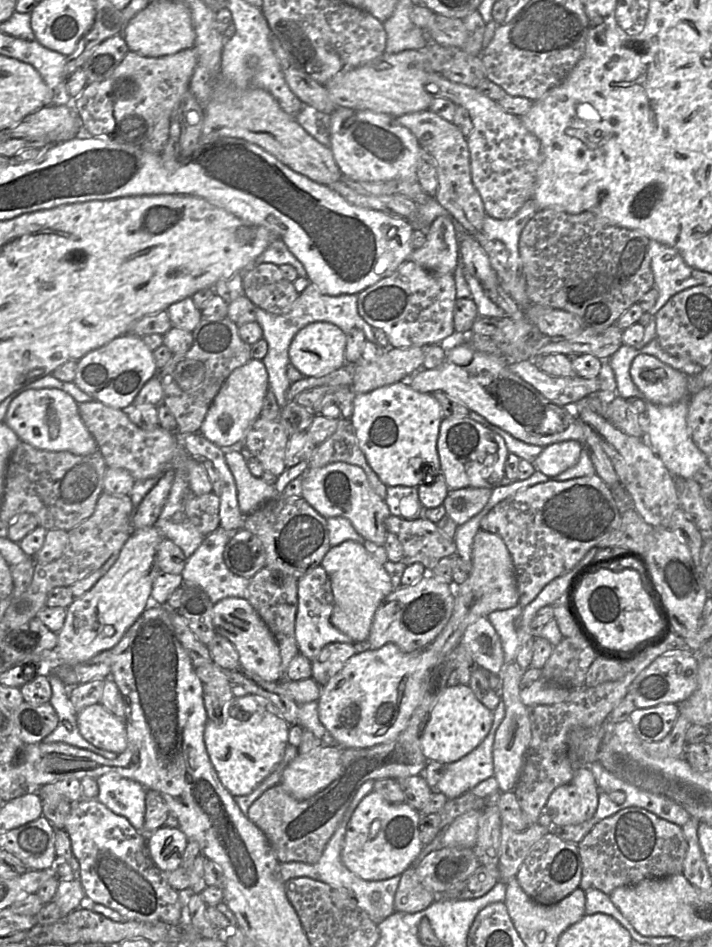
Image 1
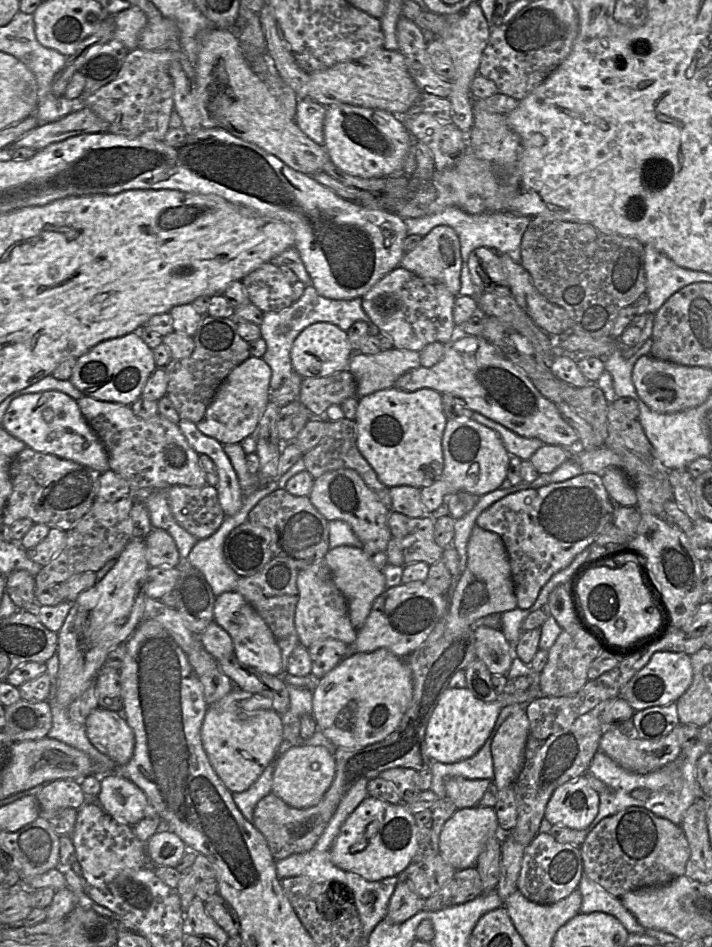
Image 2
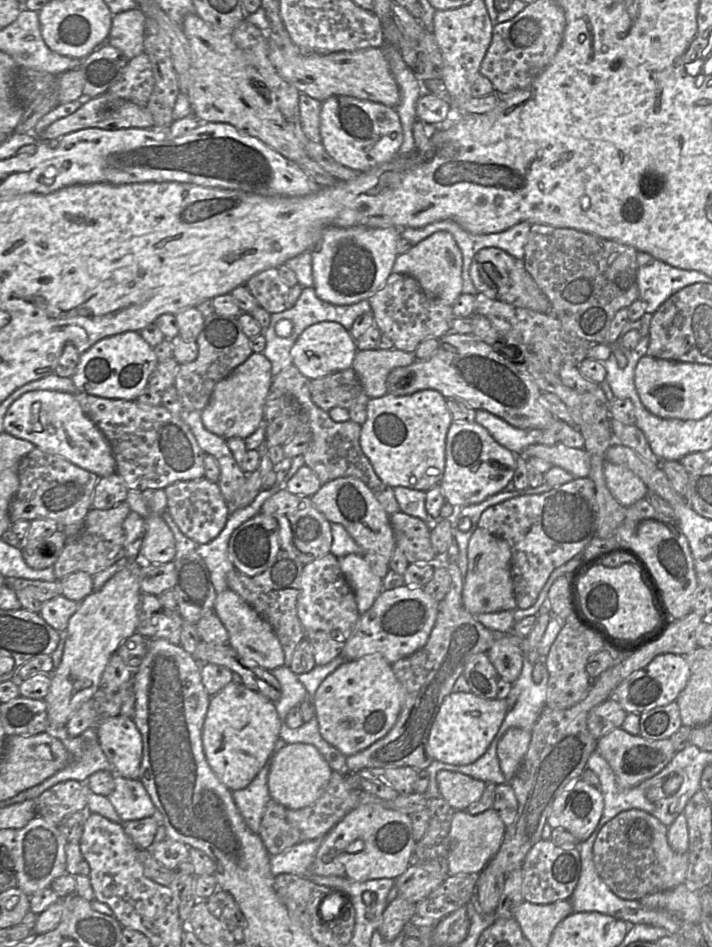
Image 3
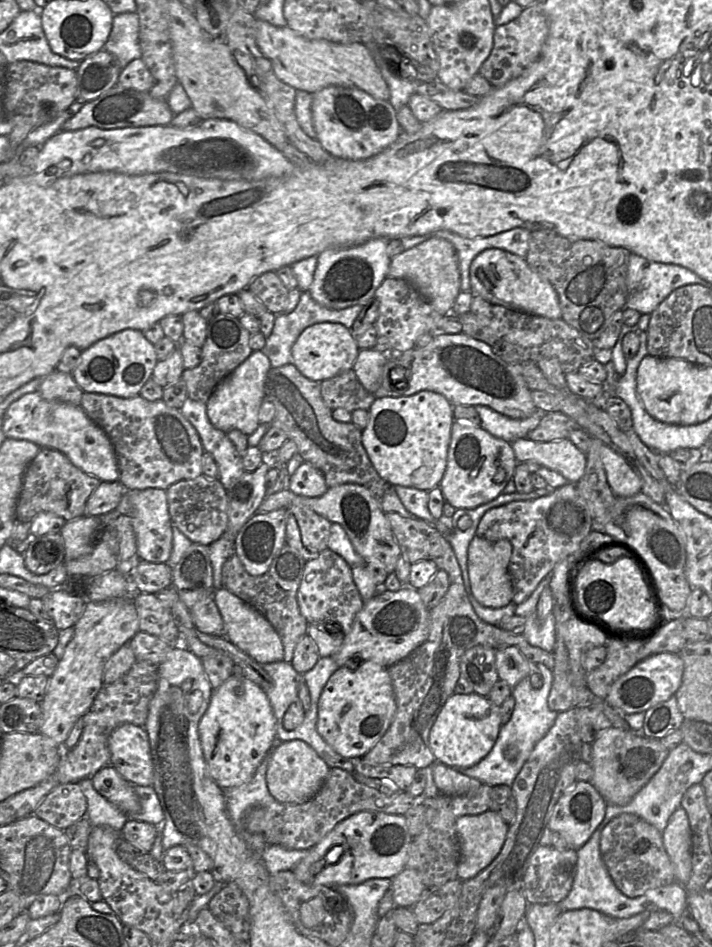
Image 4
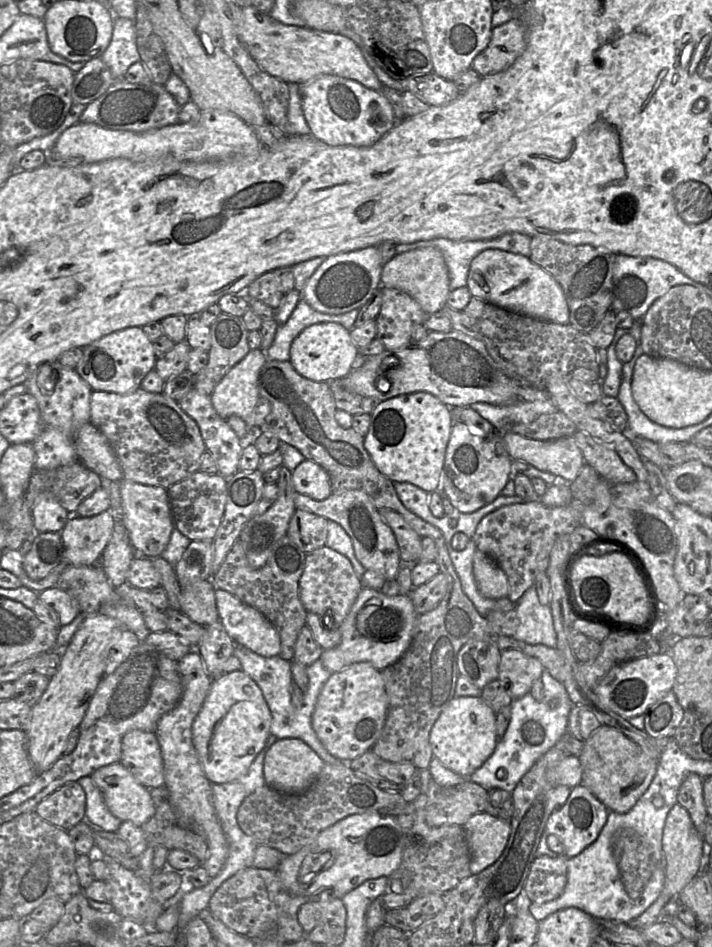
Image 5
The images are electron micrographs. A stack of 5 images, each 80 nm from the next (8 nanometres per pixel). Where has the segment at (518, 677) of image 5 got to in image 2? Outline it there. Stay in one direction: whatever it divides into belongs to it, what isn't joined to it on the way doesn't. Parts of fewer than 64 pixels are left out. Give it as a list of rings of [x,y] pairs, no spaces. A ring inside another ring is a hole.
[[[475,626],[476,657],[483,661],[492,675],[506,675],[515,655],[501,630],[486,626]]]

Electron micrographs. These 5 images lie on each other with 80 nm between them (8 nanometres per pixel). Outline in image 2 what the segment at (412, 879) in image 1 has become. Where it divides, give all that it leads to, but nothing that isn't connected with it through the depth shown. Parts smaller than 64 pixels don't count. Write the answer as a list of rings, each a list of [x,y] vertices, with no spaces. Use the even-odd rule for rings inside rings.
[[[401,880],[389,900],[384,919],[394,924],[403,923],[419,911],[424,910],[424,902],[425,899],[412,891],[406,880]]]

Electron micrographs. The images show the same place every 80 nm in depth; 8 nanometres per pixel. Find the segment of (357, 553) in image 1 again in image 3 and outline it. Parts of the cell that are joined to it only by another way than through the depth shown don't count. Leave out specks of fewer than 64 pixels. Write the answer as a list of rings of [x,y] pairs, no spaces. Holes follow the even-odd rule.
[[[348,554],[337,558],[340,569],[355,594],[358,611],[362,615],[372,607],[383,590],[383,579],[371,571],[361,555]]]

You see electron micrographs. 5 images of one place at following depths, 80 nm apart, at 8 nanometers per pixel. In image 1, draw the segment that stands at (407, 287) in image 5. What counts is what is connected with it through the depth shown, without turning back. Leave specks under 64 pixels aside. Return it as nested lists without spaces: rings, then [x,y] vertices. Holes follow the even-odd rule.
[[[449,215],[437,217],[426,230],[424,245],[412,252],[412,261],[425,270],[454,274],[459,259],[459,236]]]

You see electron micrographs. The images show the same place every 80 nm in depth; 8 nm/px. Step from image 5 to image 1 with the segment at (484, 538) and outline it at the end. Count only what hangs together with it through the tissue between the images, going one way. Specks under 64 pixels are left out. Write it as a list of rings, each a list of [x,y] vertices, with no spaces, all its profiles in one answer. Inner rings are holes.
[[[595,473],[566,481],[549,479],[515,494],[495,505],[481,522],[481,529],[497,534],[504,541],[513,561],[519,604],[530,604],[555,578],[570,572],[593,547],[620,527],[621,516],[610,488]]]

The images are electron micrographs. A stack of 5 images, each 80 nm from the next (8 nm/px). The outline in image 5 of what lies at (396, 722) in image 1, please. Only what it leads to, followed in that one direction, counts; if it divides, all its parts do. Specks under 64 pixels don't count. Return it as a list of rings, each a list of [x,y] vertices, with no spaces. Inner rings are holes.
[[[480,550],[473,556],[473,575],[480,594],[488,599],[508,597],[508,578],[497,562]],[[357,662],[331,674],[324,684],[312,715],[312,727],[326,750],[341,761],[351,761],[374,746],[388,710],[381,671],[369,662]]]

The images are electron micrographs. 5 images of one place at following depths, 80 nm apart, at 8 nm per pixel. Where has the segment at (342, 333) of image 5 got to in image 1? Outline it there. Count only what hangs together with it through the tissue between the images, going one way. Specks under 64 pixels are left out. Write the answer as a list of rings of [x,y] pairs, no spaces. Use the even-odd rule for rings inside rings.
[[[313,322],[301,329],[289,347],[290,363],[304,377],[322,377],[346,364],[346,334],[336,325],[328,322]]]

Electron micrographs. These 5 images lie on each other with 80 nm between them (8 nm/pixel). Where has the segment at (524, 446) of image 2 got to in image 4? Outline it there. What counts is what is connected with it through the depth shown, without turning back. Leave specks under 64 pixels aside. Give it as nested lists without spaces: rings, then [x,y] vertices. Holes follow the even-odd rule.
[[[474,406],[480,416],[480,427],[492,436],[513,443],[517,439],[526,438],[528,433],[534,430],[547,414],[543,410],[536,412],[525,419],[512,419],[502,415],[486,406]]]

